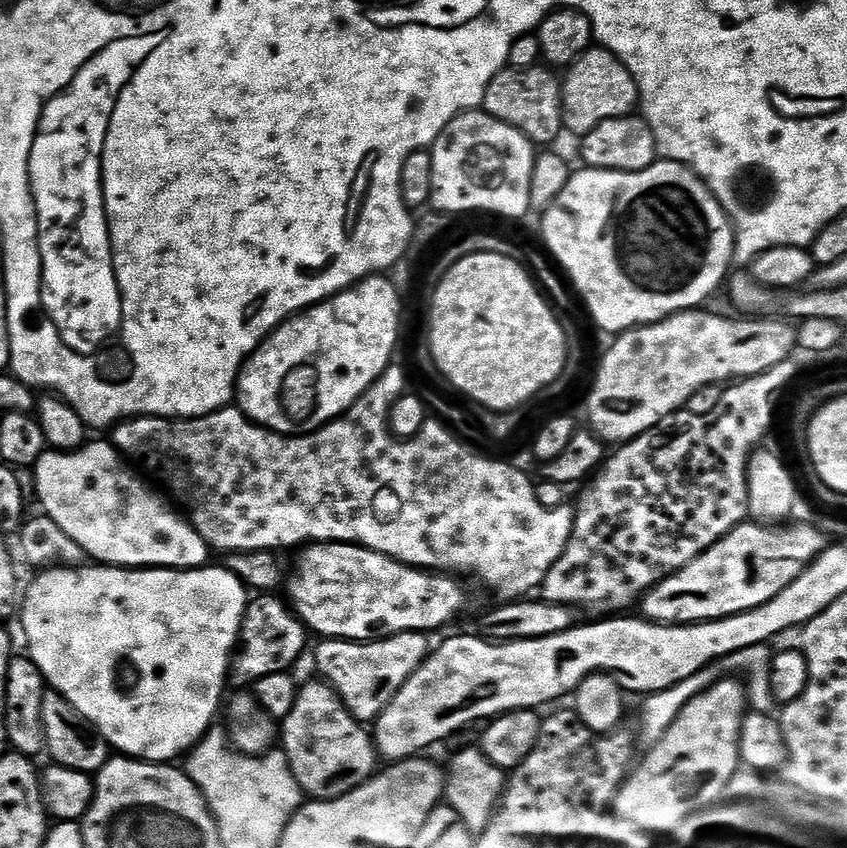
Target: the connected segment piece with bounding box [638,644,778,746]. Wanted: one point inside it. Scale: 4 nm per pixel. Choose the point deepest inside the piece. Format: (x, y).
(752, 664)

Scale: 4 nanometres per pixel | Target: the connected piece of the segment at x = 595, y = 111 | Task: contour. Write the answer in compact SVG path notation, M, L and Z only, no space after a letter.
M599 46L582 53L563 73L560 97L564 107L564 128L572 131L576 138L594 130L598 122L633 115L638 104L636 83L630 70L622 66L614 53Z

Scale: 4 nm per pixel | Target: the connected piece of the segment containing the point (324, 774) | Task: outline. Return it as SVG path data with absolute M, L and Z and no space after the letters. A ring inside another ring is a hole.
M315 679L299 685L294 710L282 721L282 751L305 797L337 800L371 778L378 768L378 753L369 729L367 732L367 727L349 714L331 684Z

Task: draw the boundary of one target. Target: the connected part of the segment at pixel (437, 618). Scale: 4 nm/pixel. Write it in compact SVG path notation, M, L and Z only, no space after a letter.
M313 542L299 553L300 557L296 560L296 577L289 579L286 584L288 588L287 603L293 612L300 617L305 628L309 633L315 634L320 638L335 638L337 640L359 640L367 642L369 640L382 640L386 636L396 636L399 632L423 632L432 634L435 628L444 628L460 611L464 608L468 596L464 593L464 588L459 584L457 577L452 574L441 574L435 570L425 570L422 568L410 568L407 564L400 564L394 558L386 554L378 554L369 548L363 548L361 544L338 544L335 542Z

